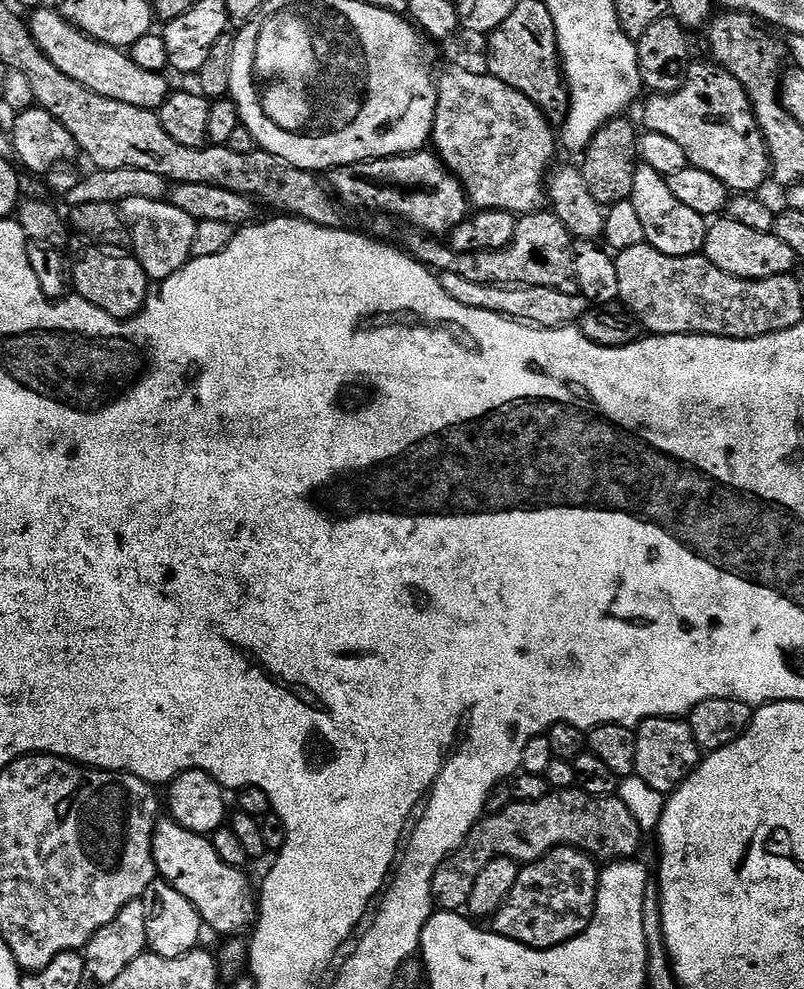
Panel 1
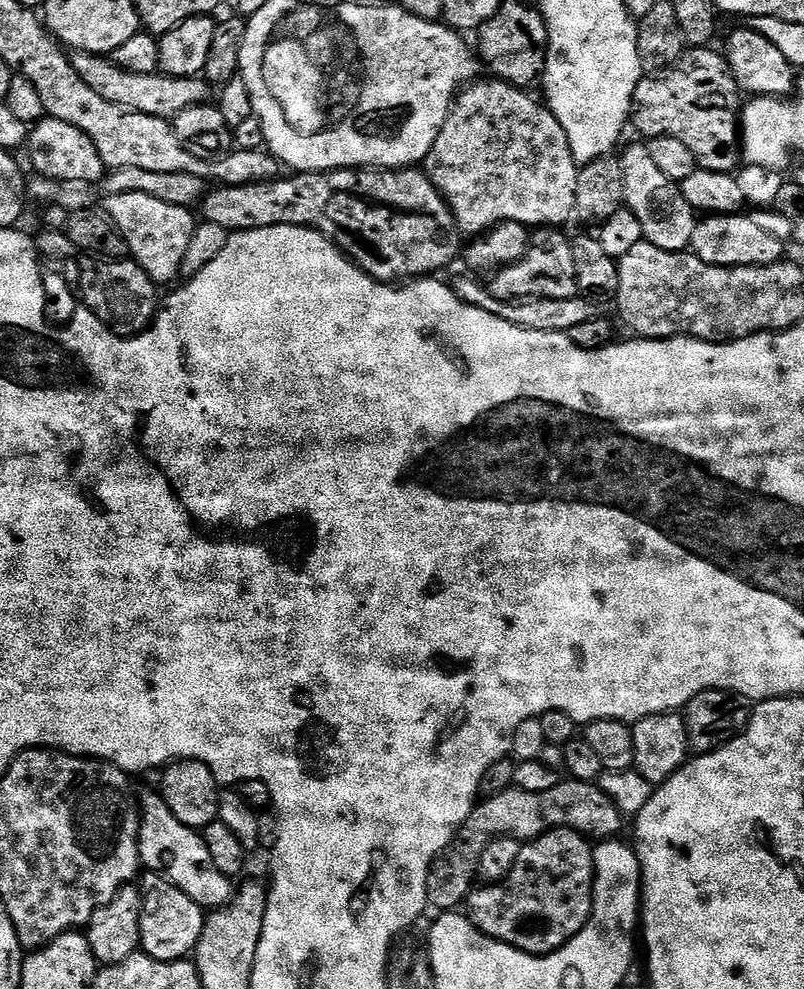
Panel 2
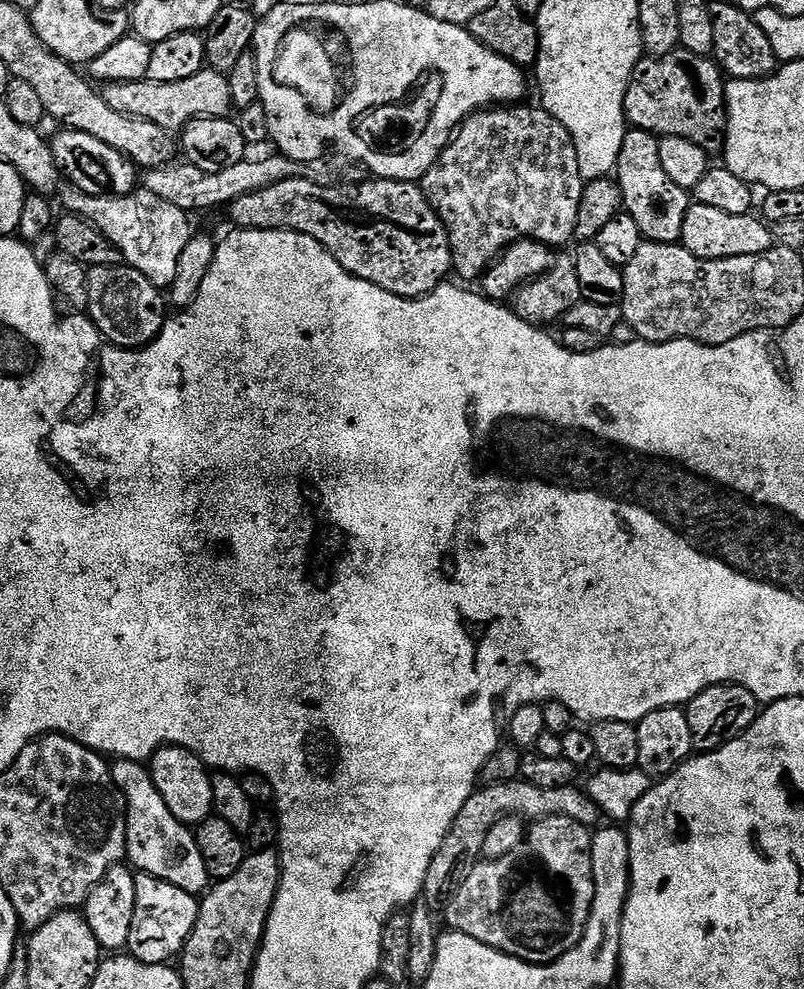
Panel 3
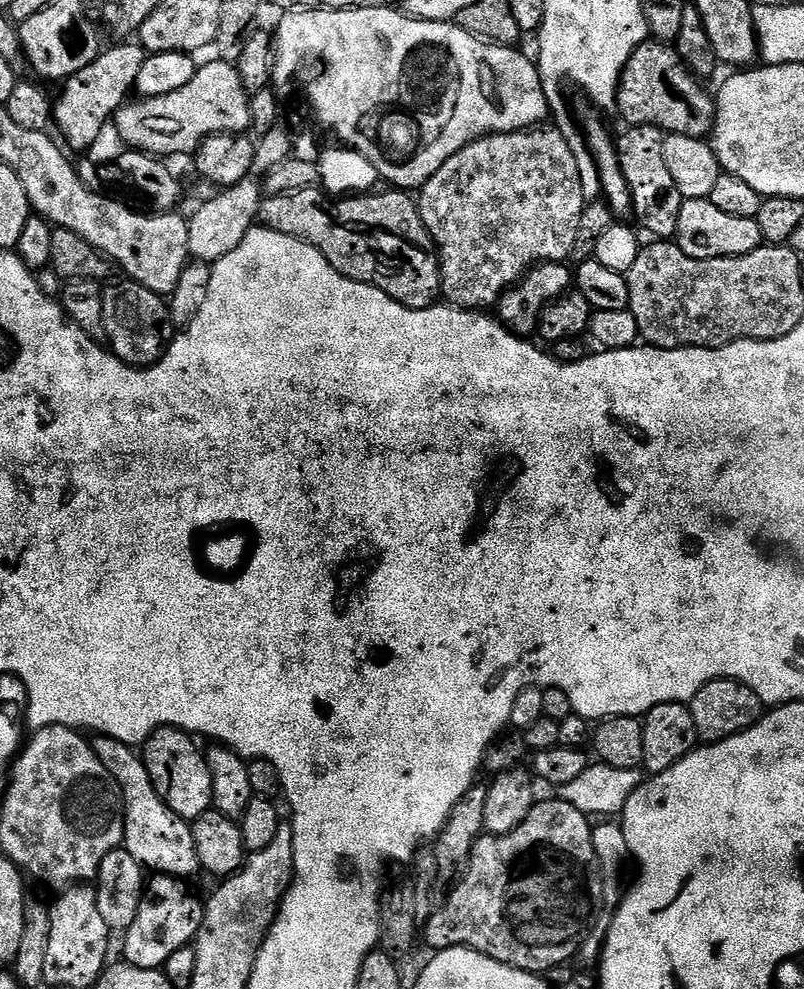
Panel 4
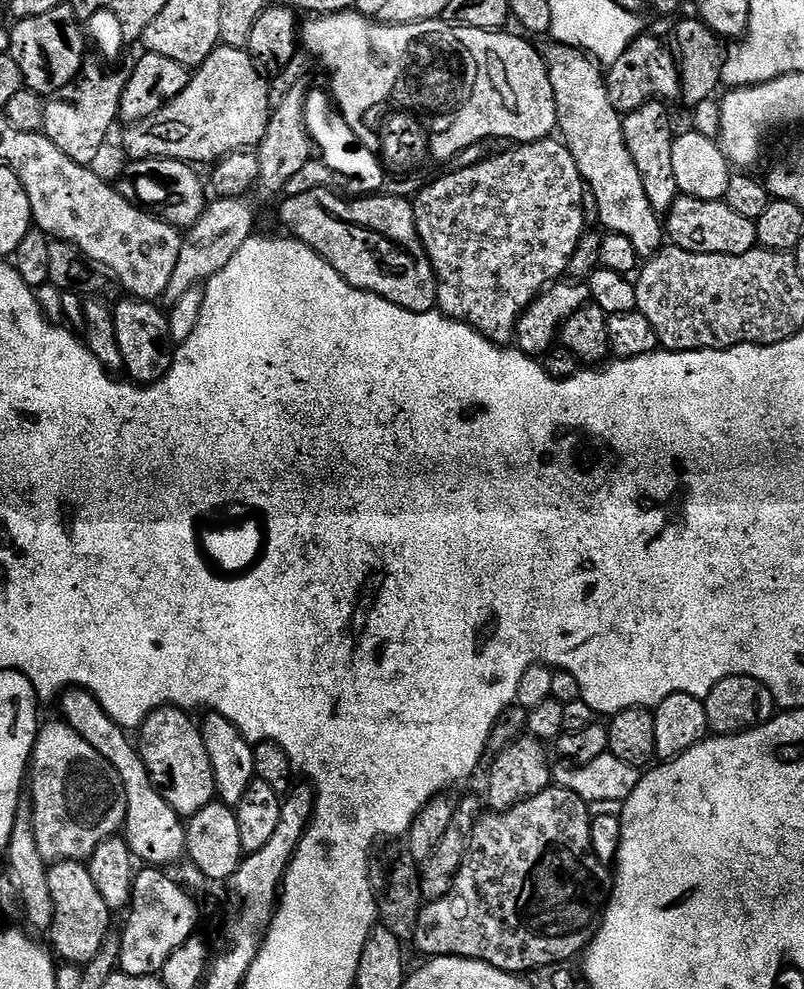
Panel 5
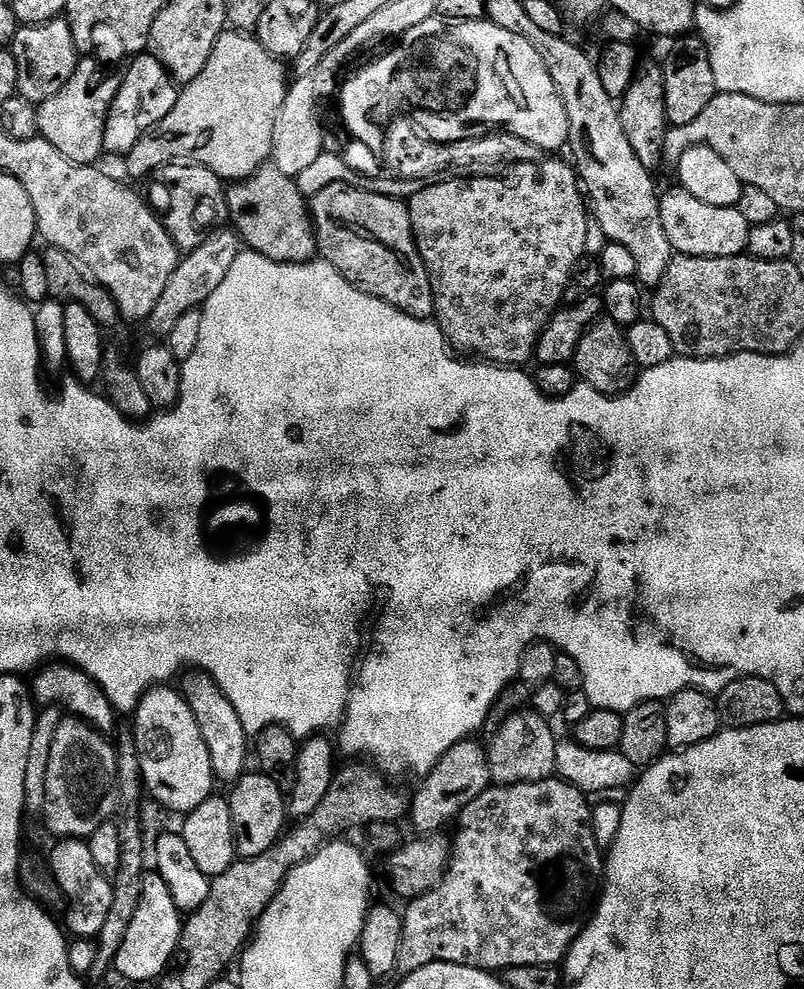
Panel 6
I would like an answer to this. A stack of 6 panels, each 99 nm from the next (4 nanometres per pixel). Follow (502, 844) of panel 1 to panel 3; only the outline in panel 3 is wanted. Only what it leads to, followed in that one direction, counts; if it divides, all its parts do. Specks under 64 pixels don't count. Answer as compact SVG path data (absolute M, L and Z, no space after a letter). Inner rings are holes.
M522 778L504 780L501 784L488 784L477 787L472 797L458 810L458 818L450 826L438 854L430 862L430 870L426 874L426 882L422 896L433 910L443 909L452 900L458 887L460 867L464 863L476 862L481 859L486 842L486 834L490 834L490 826L503 816L519 816L528 822L535 822L547 816L565 816L574 818L574 822L582 822L589 826L601 823L600 807L589 798L583 787L573 786L558 790L542 790L542 786L527 784Z

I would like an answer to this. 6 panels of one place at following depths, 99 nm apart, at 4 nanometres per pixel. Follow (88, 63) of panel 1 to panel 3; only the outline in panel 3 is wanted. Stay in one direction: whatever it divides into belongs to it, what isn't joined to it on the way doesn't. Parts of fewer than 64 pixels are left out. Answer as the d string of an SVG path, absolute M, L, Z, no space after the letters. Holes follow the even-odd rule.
M211 70L194 74L194 78L182 78L182 82L154 82L147 78L132 82L114 80L103 85L102 95L110 110L149 120L173 134L200 116L227 117L233 111L227 75Z

